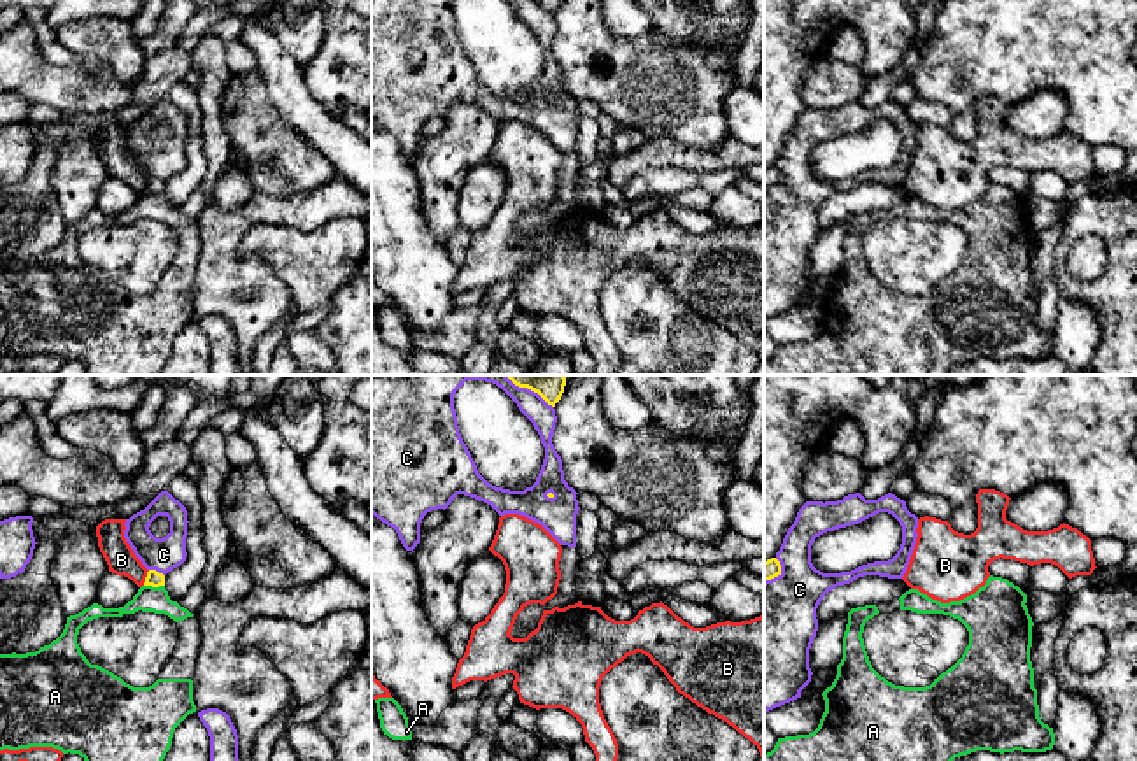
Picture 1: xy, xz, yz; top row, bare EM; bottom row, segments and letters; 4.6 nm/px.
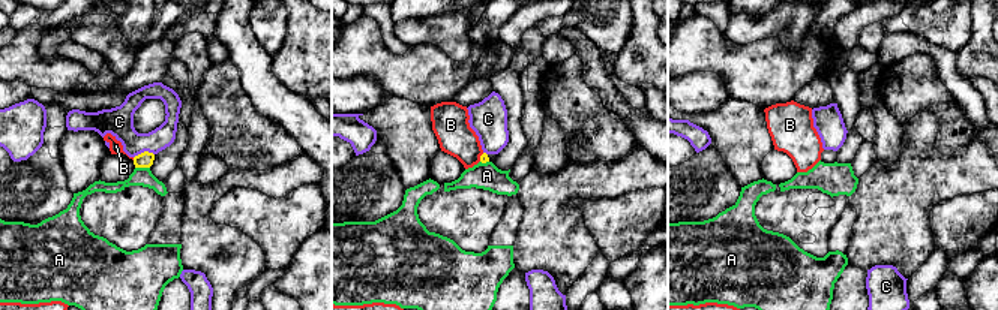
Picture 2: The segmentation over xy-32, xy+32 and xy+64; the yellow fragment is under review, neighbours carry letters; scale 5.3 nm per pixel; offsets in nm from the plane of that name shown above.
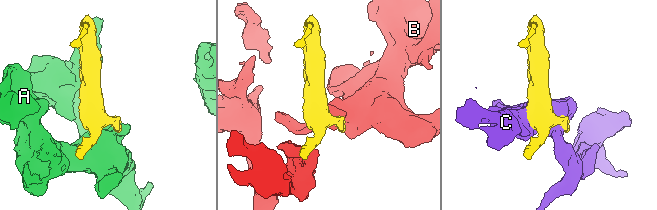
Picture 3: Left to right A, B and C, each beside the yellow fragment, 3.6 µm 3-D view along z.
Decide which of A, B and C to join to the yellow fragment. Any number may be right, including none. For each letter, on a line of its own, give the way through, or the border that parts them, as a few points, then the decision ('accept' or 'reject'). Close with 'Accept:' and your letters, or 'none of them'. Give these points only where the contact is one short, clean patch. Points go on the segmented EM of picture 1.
A: border along xy (144, 584), (163, 586); reject
B: reject
C: reject
Accept: none of them

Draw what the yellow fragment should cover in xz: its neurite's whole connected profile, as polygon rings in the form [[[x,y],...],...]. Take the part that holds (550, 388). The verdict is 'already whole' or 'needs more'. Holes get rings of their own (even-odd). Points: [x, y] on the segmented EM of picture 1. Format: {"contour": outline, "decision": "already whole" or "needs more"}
{"contour": [[[506,375],[515,386],[538,393],[548,405],[555,407],[566,386],[564,375]]], "decision": "already whole"}

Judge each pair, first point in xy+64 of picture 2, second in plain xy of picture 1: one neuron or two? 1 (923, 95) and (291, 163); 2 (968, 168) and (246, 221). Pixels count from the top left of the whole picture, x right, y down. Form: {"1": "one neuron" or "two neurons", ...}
{"1": "one neuron", "2": "one neuron"}

